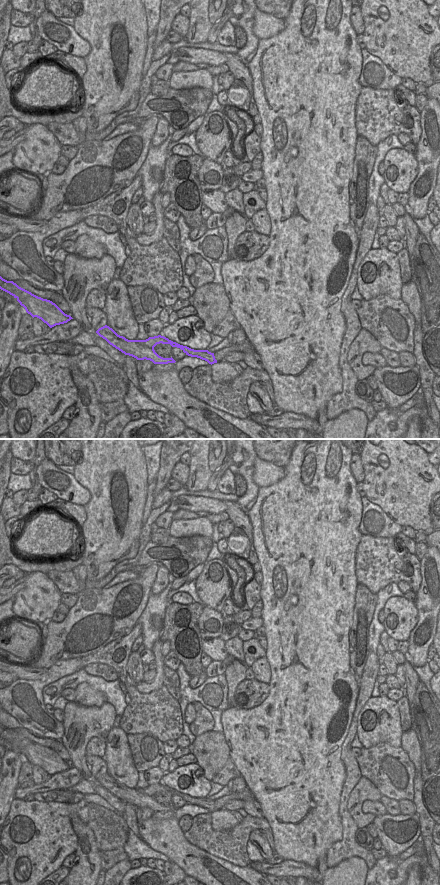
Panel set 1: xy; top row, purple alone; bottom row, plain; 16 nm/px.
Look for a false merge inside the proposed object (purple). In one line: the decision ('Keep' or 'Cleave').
Cleave.

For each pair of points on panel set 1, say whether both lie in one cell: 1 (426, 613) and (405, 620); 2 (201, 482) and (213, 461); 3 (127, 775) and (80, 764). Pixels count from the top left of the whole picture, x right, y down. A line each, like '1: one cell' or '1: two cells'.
1: two cells
2: two cells
3: two cells

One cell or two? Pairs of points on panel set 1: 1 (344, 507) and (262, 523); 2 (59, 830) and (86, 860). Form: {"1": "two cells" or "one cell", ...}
{"1": "one cell", "2": "two cells"}

